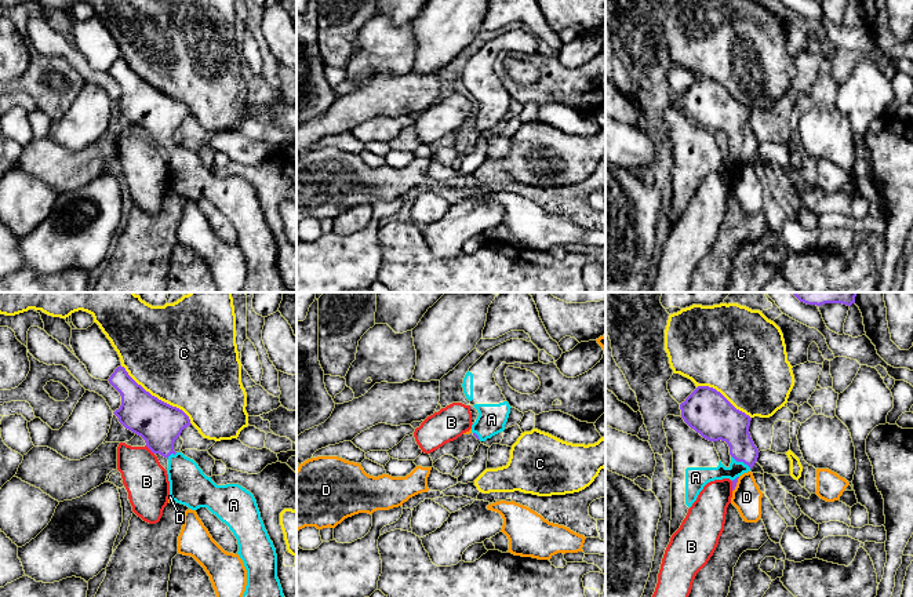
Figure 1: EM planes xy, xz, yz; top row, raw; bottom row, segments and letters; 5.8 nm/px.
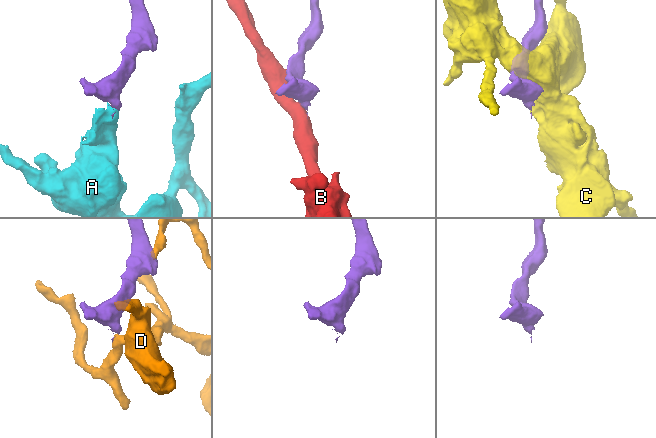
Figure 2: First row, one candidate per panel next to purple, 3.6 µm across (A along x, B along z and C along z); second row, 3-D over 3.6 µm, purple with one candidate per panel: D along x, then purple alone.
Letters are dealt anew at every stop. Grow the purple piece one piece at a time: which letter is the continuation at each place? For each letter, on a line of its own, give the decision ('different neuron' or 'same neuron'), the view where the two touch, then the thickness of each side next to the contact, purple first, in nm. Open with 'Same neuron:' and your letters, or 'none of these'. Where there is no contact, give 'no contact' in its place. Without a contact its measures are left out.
Same neuron: A
A: same neuron; meets purple in yz; 220 nm thick on the purple side, 110 nm on the other
B: different neuron; meets purple in xy; 260 nm thick on the purple side, 260 nm on the other
C: different neuron; meets purple in xy; 260 nm thick on the purple side, 500 nm on the other
D: different neuron; meets purple in yz; 30 nm thick on the purple side, 170 nm on the other

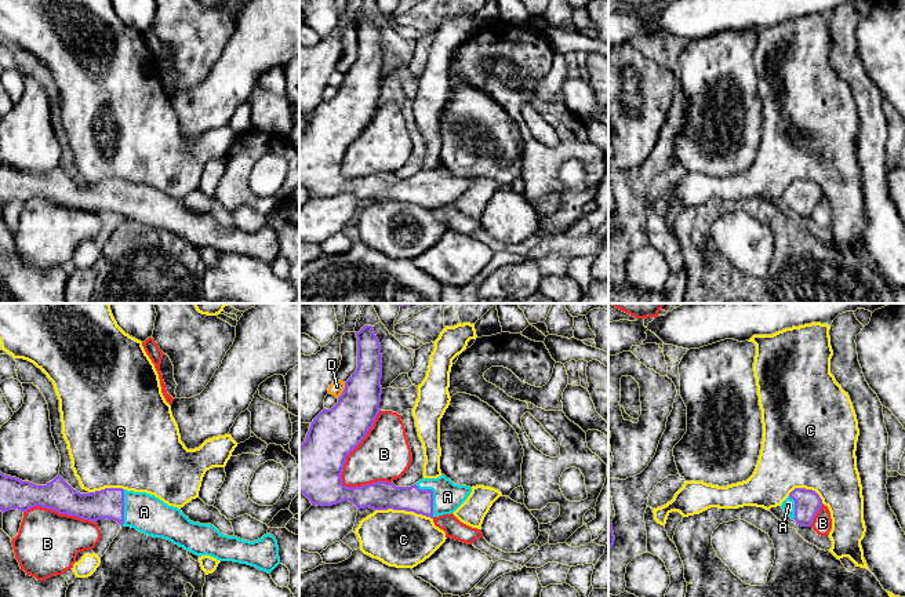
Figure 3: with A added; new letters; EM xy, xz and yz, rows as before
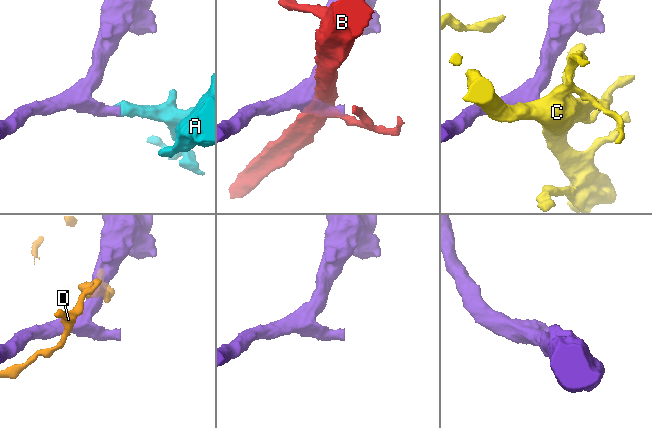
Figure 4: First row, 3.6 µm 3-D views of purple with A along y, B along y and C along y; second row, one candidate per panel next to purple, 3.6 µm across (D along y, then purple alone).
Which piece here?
Same neuron: A
A: same neuron; meets purple in xz; 140 nm thick on the purple side, 180 nm on the other
B: different neuron; meets purple in xz; 300 nm thick on the purple side, 300 nm on the other
C: different neuron; meets purple in xz; 170 nm thick on the purple side, 340 nm on the other
D: different neuron; meets purple in xz; 280 nm thick on the purple side, 80 nm on the other

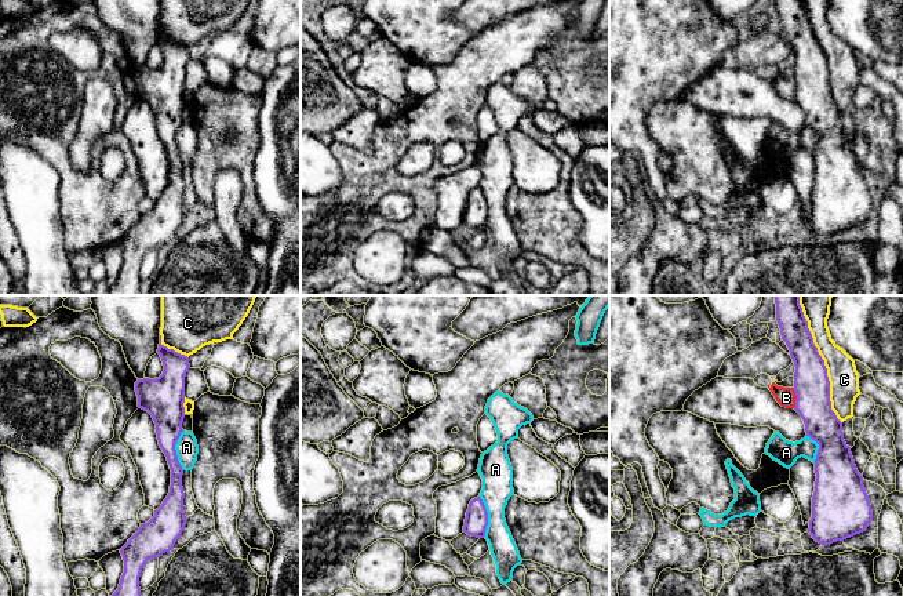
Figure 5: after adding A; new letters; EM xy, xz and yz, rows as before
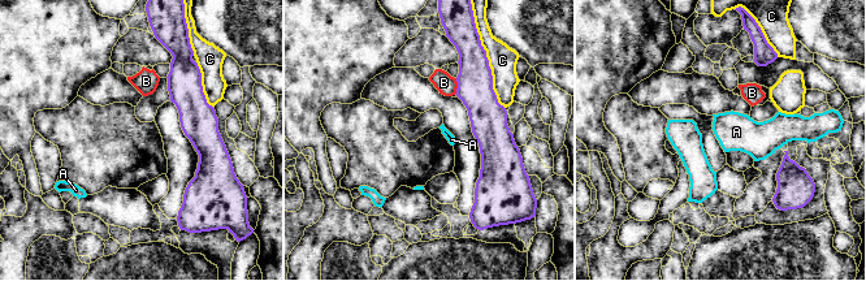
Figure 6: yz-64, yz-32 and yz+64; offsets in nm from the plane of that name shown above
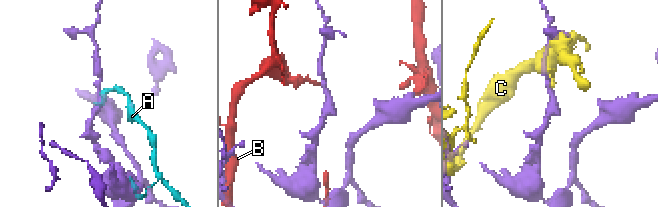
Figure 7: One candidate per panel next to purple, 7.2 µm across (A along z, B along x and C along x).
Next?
Same neuron: none of these
A: different neuron; meets purple in xy; 200 nm thick on the purple side, 130 nm on the other
B: different neuron; meets purple in yz; 200 nm thick on the purple side, 110 nm on the other
C: different neuron; meets purple in yz; 200 nm thick on the purple side, 180 nm on the other

